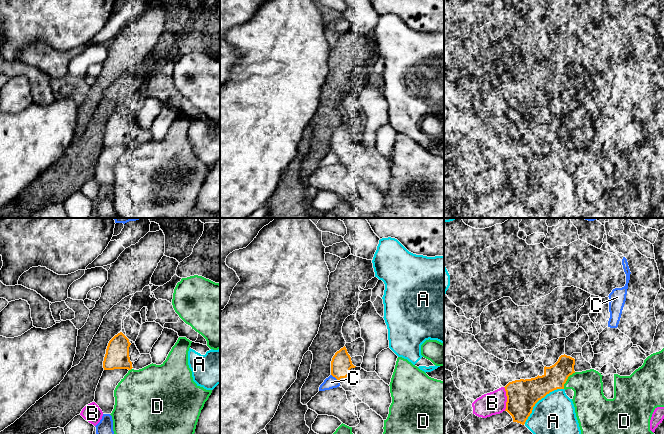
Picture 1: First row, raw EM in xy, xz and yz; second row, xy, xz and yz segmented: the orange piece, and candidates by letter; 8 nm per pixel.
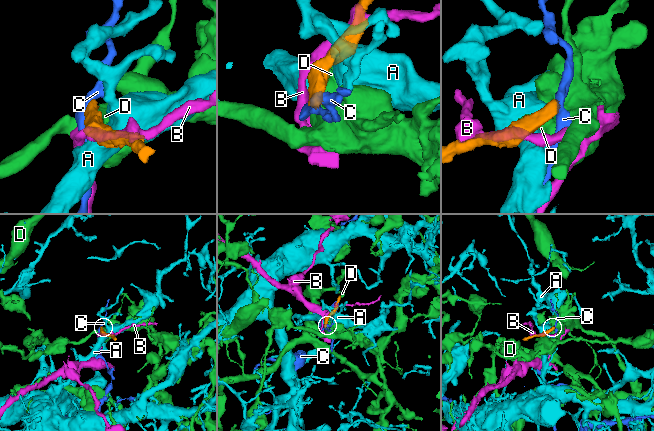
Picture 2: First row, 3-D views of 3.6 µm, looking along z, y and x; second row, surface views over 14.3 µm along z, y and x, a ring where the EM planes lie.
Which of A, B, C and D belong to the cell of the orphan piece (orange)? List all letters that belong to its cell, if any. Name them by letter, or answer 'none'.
none

